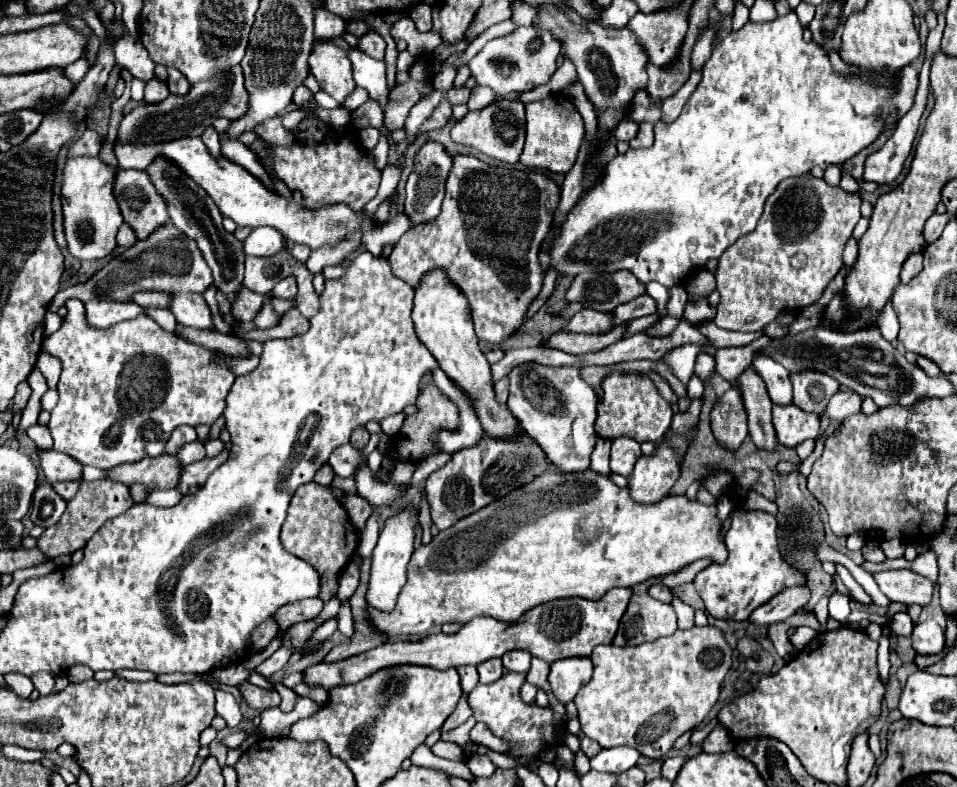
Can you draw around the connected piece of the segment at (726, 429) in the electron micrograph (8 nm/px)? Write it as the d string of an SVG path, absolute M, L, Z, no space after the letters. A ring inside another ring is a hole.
M730 388L716 400L710 412L710 426L716 442L730 452L736 452L748 436L746 422L748 418L742 406L740 392L736 388Z

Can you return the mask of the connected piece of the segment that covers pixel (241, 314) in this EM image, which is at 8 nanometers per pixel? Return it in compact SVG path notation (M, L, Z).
M242 288L242 292L238 292L238 298L232 304L232 314L240 318L240 322L252 322L260 312L262 304L264 304L264 296L258 296L248 288Z

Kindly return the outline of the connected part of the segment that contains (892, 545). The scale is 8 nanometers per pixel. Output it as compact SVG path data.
M882 540L880 544L886 558L900 558L904 554L904 542L902 540Z

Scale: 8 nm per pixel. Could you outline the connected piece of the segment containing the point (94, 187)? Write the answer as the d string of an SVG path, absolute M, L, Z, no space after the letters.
M80 156L68 158L62 168L62 214L64 214L64 236L68 242L68 252L76 260L100 260L106 258L116 248L116 232L122 226L122 214L114 198L114 176L116 168L108 166L100 156Z

